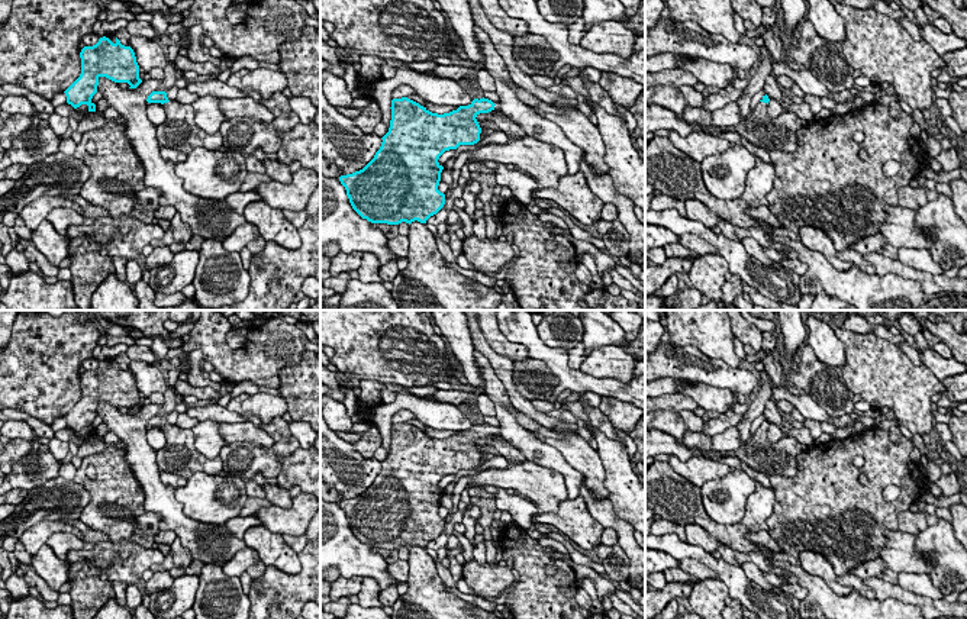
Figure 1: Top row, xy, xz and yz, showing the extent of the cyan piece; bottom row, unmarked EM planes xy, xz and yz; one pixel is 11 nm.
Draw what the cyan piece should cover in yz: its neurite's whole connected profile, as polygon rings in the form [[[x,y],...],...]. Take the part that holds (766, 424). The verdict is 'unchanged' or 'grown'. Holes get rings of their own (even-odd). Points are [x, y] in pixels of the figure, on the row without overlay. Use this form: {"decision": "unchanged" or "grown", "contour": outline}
{"decision": "grown", "contour": [[[763,420],[760,428],[750,436],[742,448],[735,451],[697,451],[684,446],[677,438],[649,429],[645,432],[645,458],[660,454],[676,455],[680,461],[687,461],[693,457],[706,457],[718,461],[722,457],[738,457],[748,467],[767,475],[794,477],[797,470],[797,457],[808,448],[797,439],[783,436],[777,442],[767,439],[768,420]]]}

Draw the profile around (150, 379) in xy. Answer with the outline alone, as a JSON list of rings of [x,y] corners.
[[[130,361],[129,371],[133,374],[139,393],[149,397],[154,393],[165,393],[168,386],[159,367],[144,361]]]

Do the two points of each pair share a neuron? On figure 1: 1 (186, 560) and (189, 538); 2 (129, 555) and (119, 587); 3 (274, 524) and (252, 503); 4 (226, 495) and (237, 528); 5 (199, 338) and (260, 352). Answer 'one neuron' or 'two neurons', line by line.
1: two neurons
2: two neurons
3: two neurons
4: two neurons
5: one neuron

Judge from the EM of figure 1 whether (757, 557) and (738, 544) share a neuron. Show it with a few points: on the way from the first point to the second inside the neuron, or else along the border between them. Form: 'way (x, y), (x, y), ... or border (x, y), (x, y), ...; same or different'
border (719, 542), (738, 551), (757, 551); different

